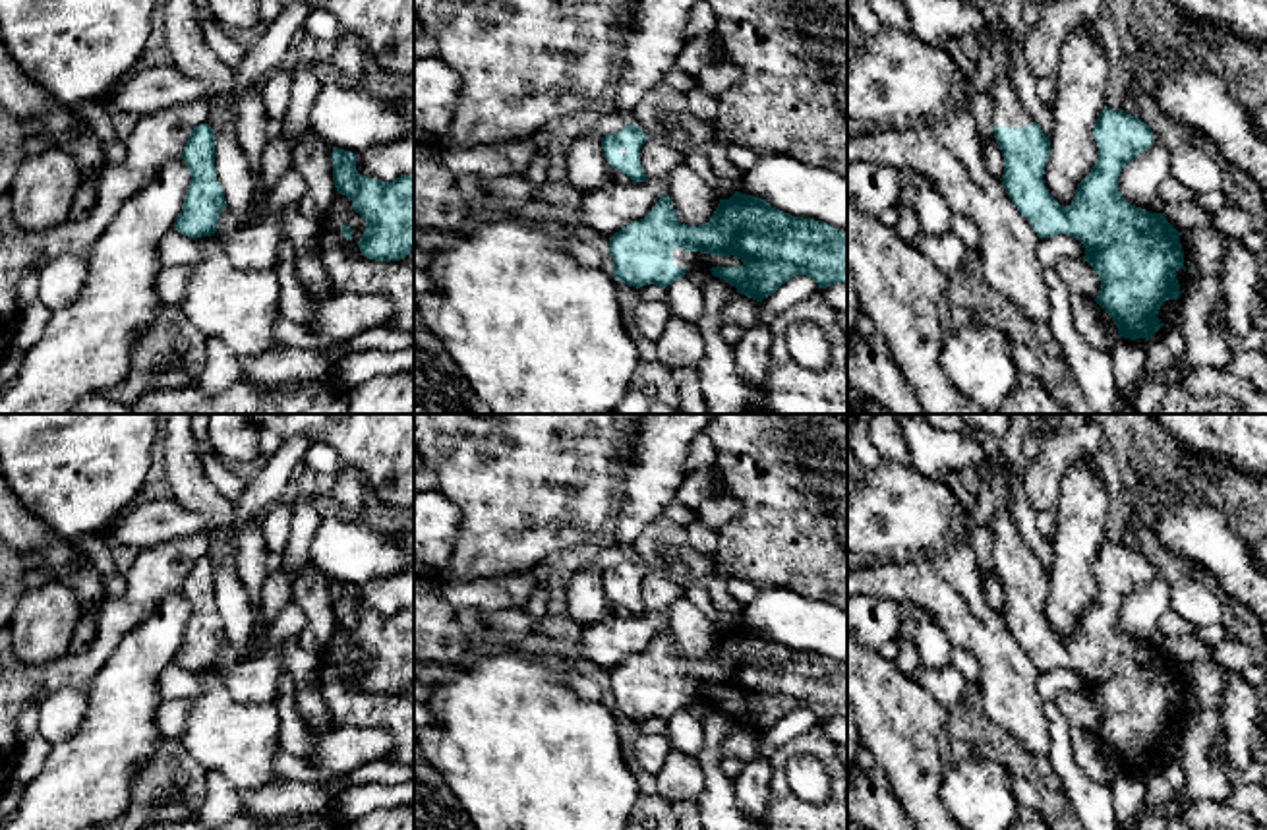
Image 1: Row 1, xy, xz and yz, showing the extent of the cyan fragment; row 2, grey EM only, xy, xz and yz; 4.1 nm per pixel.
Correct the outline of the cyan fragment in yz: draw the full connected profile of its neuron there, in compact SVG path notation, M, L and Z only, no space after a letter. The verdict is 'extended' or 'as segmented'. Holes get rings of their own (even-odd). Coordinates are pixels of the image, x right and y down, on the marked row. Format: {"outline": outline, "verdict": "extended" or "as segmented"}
{"outline": "M1006 74L994 75L988 95L994 103L992 130L1004 157L1004 174L1000 180L1012 203L1029 221L1039 238L1066 234L1083 244L1083 259L1101 279L1095 302L1114 319L1118 339L1143 339L1147 342L1164 325L1157 317L1161 306L1166 300L1178 300L1182 294L1176 271L1186 271L1180 232L1163 213L1151 213L1128 203L1118 188L1122 168L1155 143L1151 128L1137 116L1105 106L1093 126L1099 159L1077 184L1072 203L1062 207L1048 193L1043 180L1050 139L1025 110Z", "verdict": "extended"}

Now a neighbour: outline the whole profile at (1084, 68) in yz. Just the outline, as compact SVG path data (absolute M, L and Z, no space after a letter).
M1091 21L1075 27L1060 46L1056 99L1050 103L1050 153L1043 174L1048 193L1062 207L1070 207L1077 184L1099 159L1093 126L1106 106L1108 75L1108 54L1091 31Z

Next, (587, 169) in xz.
M592 130L565 143L565 182L586 193L604 186L629 186L633 180L604 157L602 135Z

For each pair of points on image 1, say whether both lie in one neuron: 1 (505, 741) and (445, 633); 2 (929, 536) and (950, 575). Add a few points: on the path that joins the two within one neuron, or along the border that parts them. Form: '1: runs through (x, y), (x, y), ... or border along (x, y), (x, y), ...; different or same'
1: border along (469, 660), (447, 670); different
2: border along (956, 534), (935, 554), (892, 562); different

